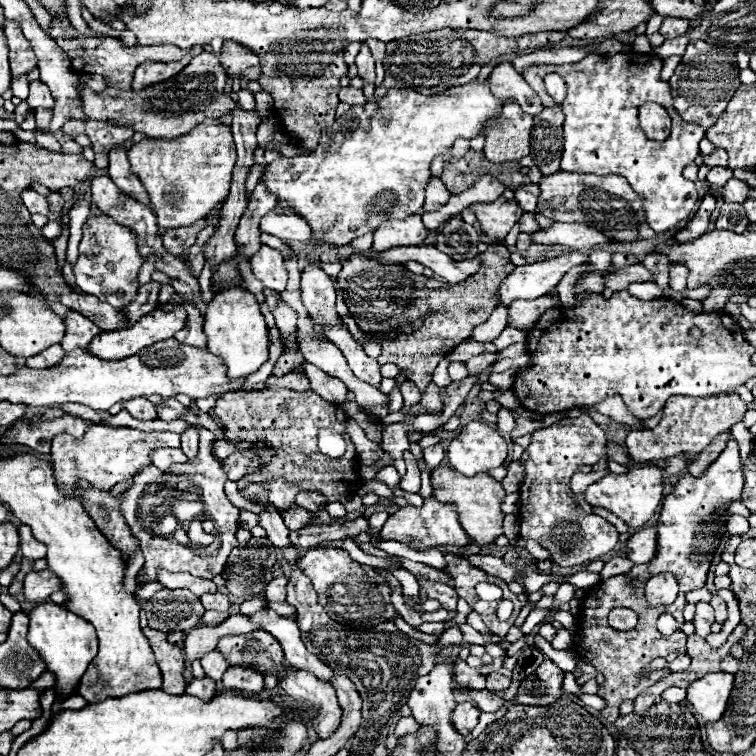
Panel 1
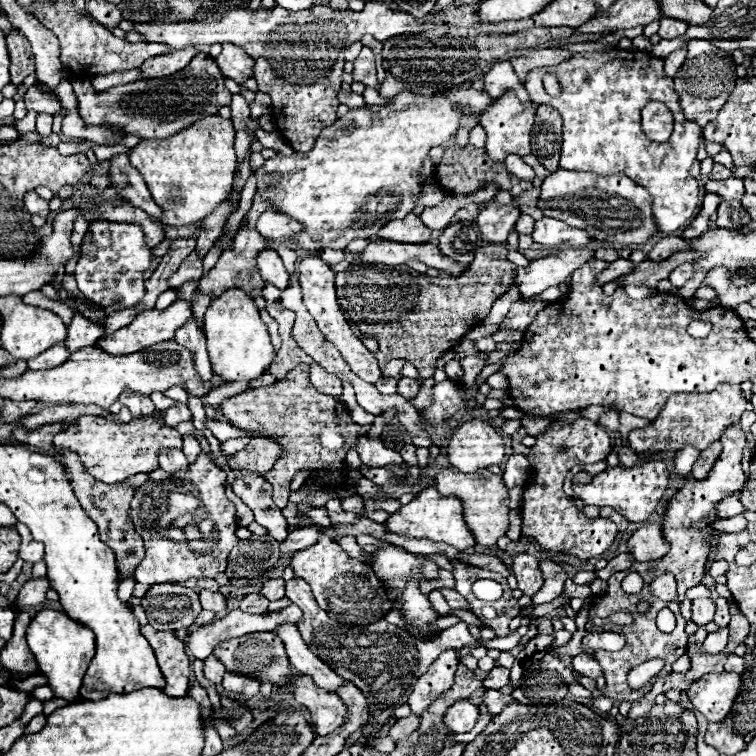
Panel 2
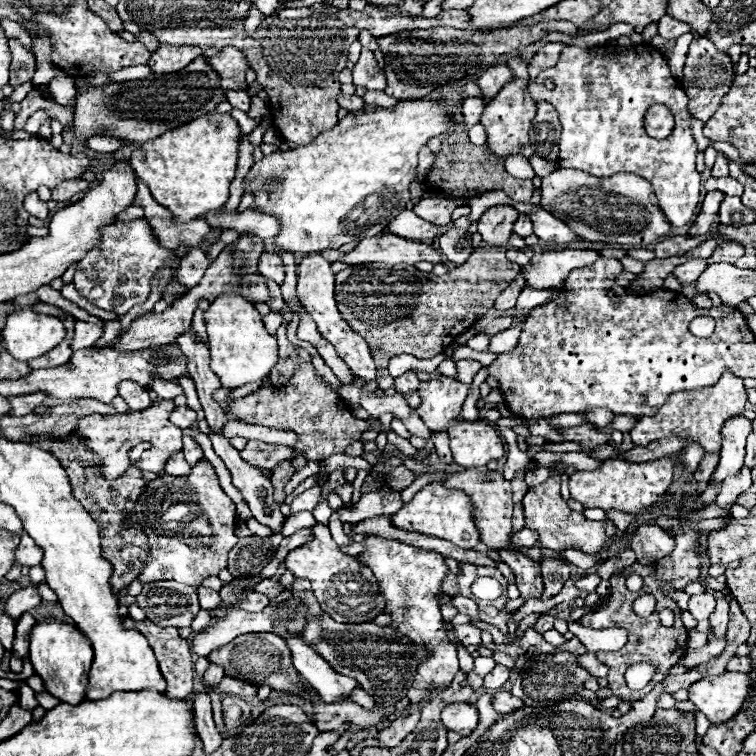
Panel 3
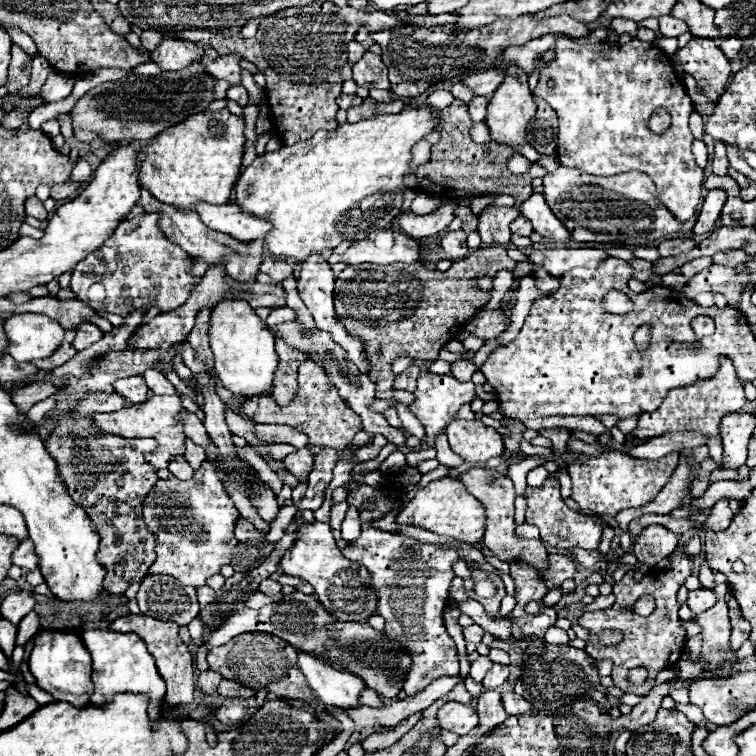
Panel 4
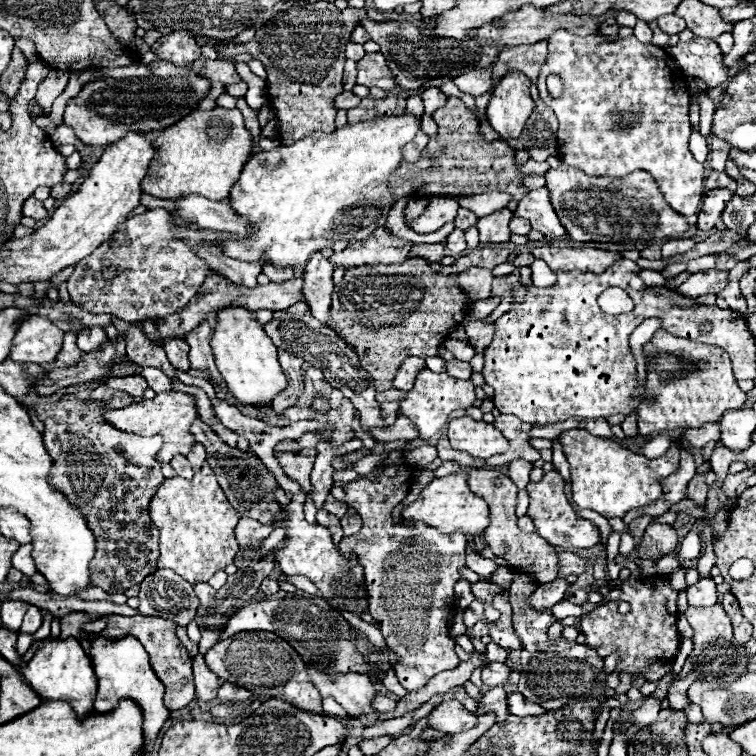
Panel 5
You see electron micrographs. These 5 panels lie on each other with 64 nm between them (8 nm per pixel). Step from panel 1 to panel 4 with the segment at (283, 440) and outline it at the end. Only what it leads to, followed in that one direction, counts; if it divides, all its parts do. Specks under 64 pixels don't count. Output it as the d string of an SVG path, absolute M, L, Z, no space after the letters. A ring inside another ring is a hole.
M306 360L298 368L298 386L300 386L298 392L284 408L280 408L270 394L268 396L262 394L244 400L238 412L246 418L252 418L258 424L290 424L292 428L298 428L308 436L306 448L312 452L312 456L320 454L322 448L336 448L336 450L346 448L354 440L354 434L362 430L362 422L360 416L352 412L350 406L338 396L338 390L330 384L326 372L312 360Z

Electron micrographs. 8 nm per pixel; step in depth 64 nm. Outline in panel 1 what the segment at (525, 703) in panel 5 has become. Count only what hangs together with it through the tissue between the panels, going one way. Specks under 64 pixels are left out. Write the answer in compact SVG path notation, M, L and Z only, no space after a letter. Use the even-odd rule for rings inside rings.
M468 688L466 694L472 696L474 704L476 704L482 712L496 712L496 710L504 704L504 700L502 700L500 696L496 696L494 692L488 692L488 690L472 690L472 688Z

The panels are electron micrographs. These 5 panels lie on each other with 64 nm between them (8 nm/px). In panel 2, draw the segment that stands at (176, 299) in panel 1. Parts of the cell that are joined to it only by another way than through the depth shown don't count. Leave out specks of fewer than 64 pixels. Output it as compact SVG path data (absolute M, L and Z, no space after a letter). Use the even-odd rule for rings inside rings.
M192 316L192 320L186 322L186 326L182 326L182 330L176 332L174 340L190 350L194 350L194 356L196 356L196 370L198 374L202 376L202 380L208 380L210 374L212 374L212 368L210 368L210 360L208 360L208 350L206 350L206 338L204 338L204 332L200 330L196 318Z

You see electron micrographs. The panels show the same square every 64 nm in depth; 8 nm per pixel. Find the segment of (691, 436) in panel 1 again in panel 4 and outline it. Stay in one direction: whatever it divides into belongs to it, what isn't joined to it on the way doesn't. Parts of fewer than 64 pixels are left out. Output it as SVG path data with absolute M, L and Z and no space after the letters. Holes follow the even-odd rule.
M722 358L720 362L720 370L714 378L710 380L704 380L704 382L698 382L694 386L686 386L686 388L674 388L668 392L668 396L664 398L662 406L652 412L652 414L640 414L640 420L638 420L638 426L632 430L632 436L642 440L642 442L648 442L650 438L658 438L658 436L664 436L668 432L700 432L706 438L706 446L710 448L710 456L716 460L718 468L722 466L722 442L720 442L720 432L718 432L718 426L722 422L722 418L726 414L732 414L732 412L740 412L742 406L746 404L746 394L744 394L744 382L736 376L734 372L734 366L730 360Z

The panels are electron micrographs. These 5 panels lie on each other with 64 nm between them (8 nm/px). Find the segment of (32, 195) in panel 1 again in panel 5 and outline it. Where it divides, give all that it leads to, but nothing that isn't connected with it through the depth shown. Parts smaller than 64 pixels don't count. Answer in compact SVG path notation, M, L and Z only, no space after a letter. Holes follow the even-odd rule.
M30 196L26 202L24 202L24 208L22 208L22 214L28 216L28 218L34 218L34 220L42 220L48 216L46 208L42 206L40 200L36 200L34 196Z

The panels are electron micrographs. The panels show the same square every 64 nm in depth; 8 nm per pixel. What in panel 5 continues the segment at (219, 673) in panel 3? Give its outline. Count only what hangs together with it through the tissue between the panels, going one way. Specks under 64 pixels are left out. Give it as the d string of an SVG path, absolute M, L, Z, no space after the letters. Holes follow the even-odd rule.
M194 656L194 678L196 678L198 700L202 700L202 702L214 700L220 684L218 684L218 676L214 676L214 672L210 672L206 668L204 656Z

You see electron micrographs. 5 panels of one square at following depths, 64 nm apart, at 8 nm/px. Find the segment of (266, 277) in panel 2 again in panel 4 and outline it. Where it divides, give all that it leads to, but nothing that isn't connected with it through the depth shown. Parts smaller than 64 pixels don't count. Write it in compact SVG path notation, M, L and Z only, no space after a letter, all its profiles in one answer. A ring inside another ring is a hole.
M264 258L262 264L260 264L260 272L268 274L276 284L280 284L286 276L292 274L292 264L288 264L286 260L280 260L280 258Z

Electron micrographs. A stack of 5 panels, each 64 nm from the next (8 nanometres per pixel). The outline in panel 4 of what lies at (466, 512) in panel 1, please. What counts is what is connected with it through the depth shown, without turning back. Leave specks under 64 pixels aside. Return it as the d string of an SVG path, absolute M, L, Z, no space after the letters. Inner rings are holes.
M470 468L466 472L462 472L458 476L458 480L466 486L466 490L470 494L476 496L476 500L482 502L484 506L484 514L486 514L486 526L484 526L484 538L482 542L486 544L486 548L504 562L514 562L514 560L524 560L530 566L538 568L540 574L546 574L548 568L548 552L544 548L544 544L540 540L524 540L518 538L514 528L514 486L510 482L510 478L506 478L504 474L500 474L498 470L488 470L488 468Z

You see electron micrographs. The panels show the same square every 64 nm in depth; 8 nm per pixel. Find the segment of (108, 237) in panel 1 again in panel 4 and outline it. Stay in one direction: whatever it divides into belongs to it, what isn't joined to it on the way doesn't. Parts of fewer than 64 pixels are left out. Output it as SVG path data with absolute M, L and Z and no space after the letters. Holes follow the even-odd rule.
M142 214L120 222L114 234L96 252L78 262L70 282L78 300L94 310L104 310L122 318L158 296L168 296L168 300L156 300L156 306L160 306L162 312L184 304L196 284L192 274L186 272L190 268L190 256L176 244L170 244L158 230L156 222L158 214Z

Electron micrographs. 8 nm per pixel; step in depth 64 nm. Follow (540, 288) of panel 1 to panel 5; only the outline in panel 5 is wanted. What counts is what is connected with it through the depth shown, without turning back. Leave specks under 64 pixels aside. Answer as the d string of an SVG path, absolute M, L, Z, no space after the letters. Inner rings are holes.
M542 246L542 248L532 248L530 250L534 258L544 260L554 272L570 272L570 270L584 270L584 272L594 272L602 274L614 260L620 260L618 252L606 252L606 250L596 250L596 248L552 248L552 246Z

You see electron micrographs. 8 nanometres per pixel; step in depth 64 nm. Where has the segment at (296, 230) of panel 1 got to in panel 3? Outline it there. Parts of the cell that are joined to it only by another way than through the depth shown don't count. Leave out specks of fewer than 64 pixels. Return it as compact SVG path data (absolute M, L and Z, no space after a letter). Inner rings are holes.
M214 210L214 212L206 214L206 222L210 226L220 226L222 230L234 228L238 234L252 232L254 236L260 236L262 240L274 238L282 230L280 222L274 216L262 214L262 212L254 212L254 210L246 210L242 214L236 214L236 212L220 214L218 210Z

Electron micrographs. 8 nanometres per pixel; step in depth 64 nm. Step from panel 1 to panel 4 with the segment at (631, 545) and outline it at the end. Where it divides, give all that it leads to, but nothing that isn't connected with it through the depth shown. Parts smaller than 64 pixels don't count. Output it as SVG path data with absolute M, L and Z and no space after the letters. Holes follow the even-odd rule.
M652 524L636 536L632 550L634 550L638 562L656 566L660 560L668 558L676 546L678 546L678 536L674 536L674 532Z

